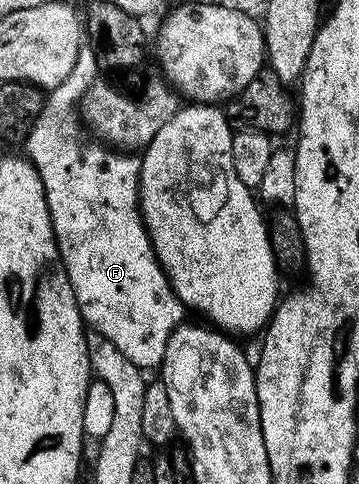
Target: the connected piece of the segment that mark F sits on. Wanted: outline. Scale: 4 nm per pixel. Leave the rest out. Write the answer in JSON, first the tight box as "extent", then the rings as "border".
{"extent":[22,46,186,369],"border":[[[81,46],[70,77],[47,92],[42,113],[28,138],[23,140],[22,151],[38,169],[38,177],[42,177],[60,259],[64,262],[85,324],[106,337],[106,341],[112,342],[122,352],[122,357],[129,359],[136,367],[156,369],[164,361],[170,337],[185,322],[186,308],[161,269],[148,230],[143,227],[144,217],[140,214],[140,159],[135,154],[121,153],[95,142],[84,144],[80,136],[82,116],[78,104],[97,79],[96,53],[91,46]]]}

